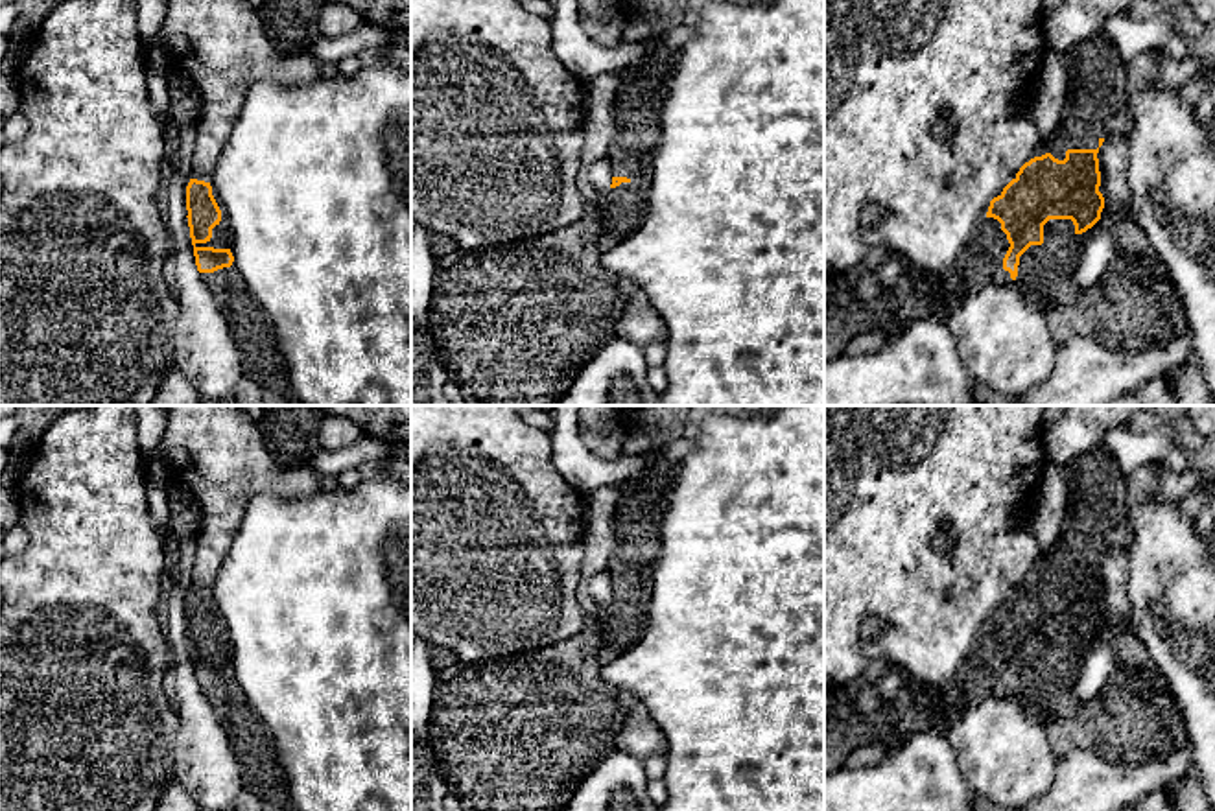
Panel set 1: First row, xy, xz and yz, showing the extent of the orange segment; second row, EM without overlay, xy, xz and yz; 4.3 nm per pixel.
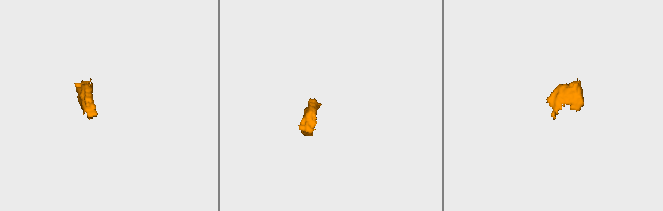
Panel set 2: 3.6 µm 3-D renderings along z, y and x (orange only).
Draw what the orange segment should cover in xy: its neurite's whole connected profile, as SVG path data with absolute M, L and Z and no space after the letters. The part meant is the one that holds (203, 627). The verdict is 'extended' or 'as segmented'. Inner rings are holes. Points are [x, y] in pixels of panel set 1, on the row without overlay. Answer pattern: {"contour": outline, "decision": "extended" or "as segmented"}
{"contour": "M190 592L186 599L186 623L197 684L214 686L230 680L234 675L230 662L205 658L212 651L212 641L221 634L221 623L212 608L210 595Z", "decision": "as segmented"}

